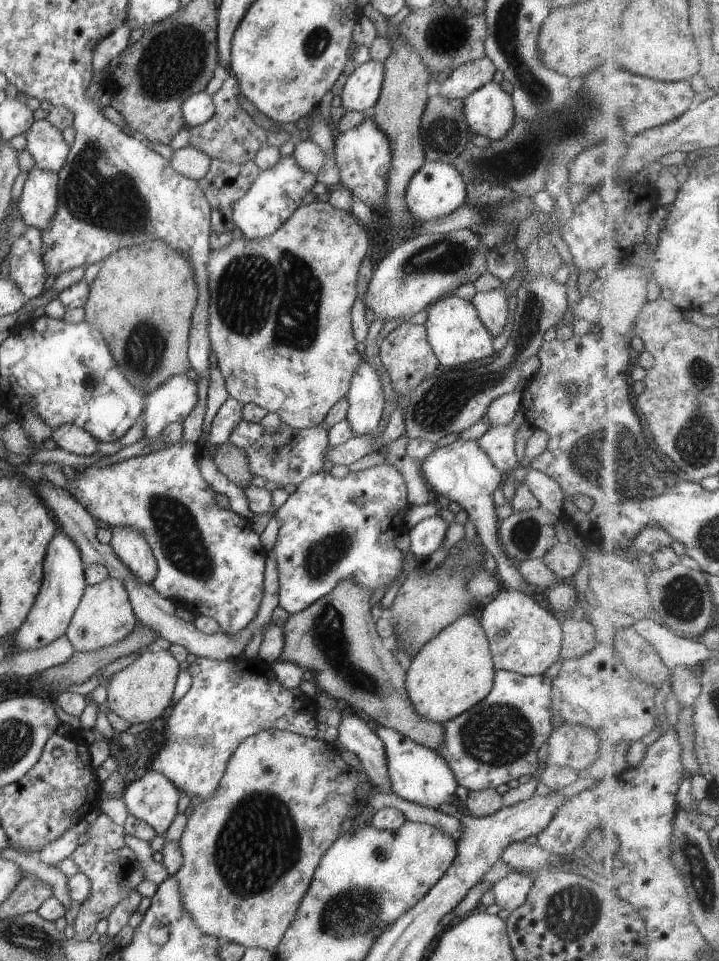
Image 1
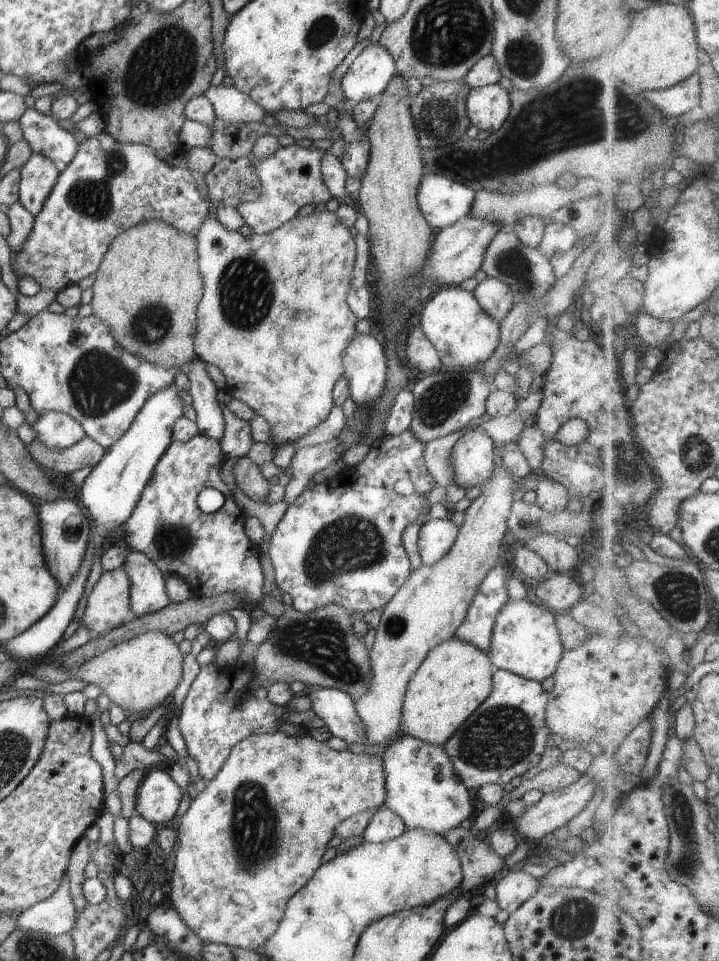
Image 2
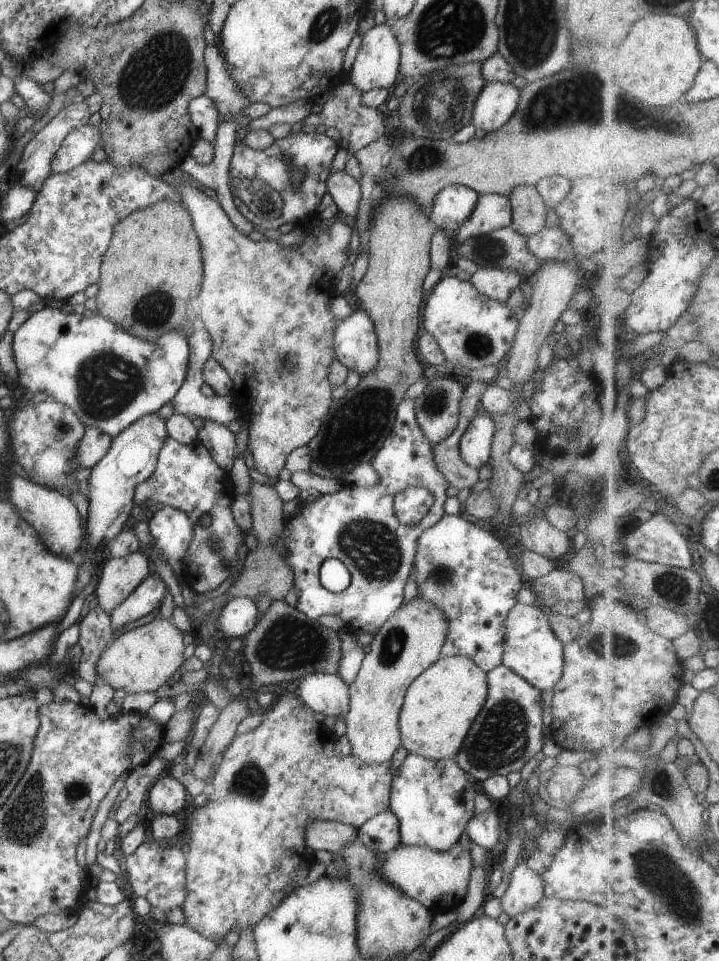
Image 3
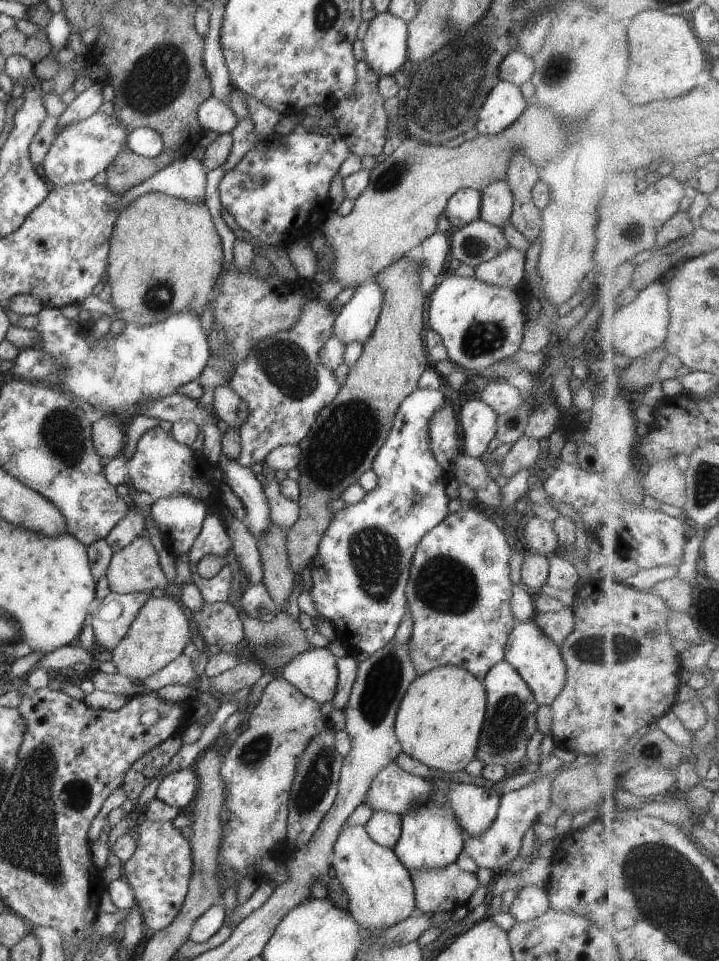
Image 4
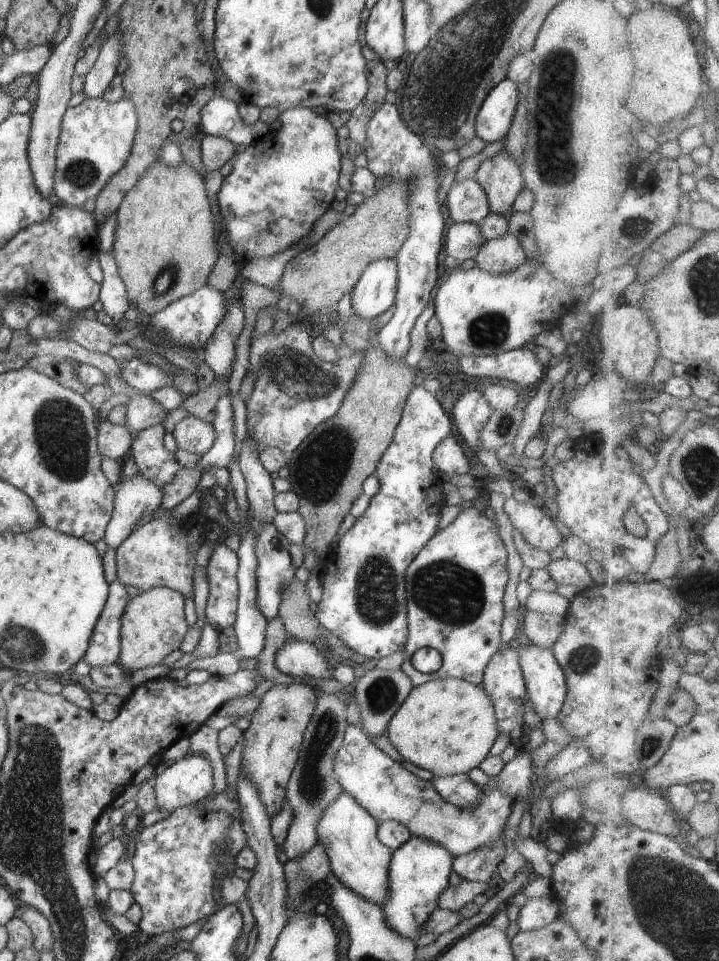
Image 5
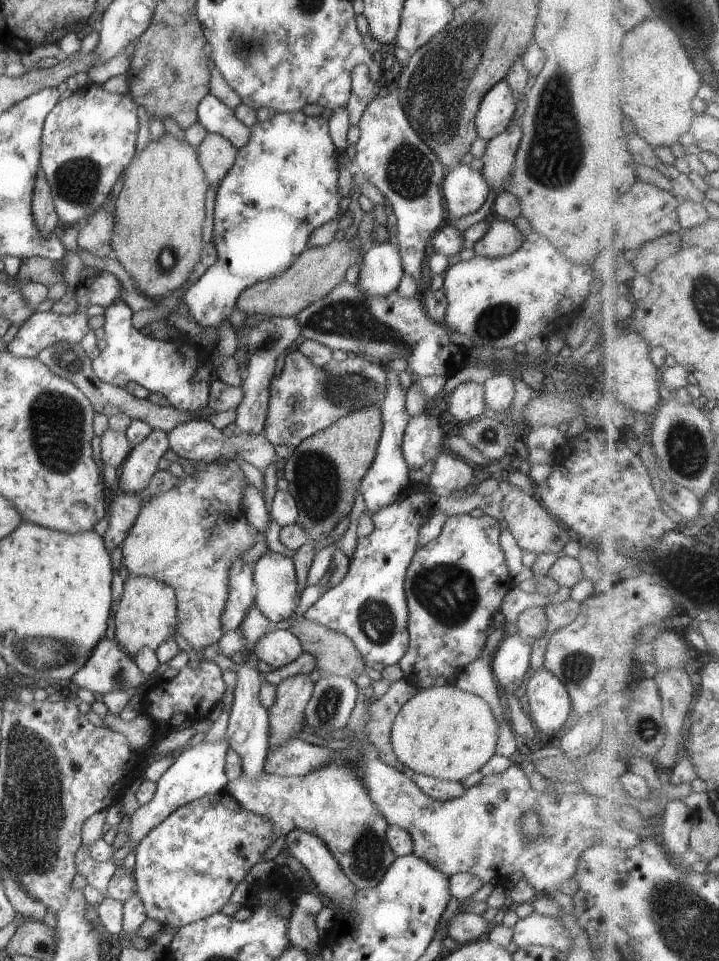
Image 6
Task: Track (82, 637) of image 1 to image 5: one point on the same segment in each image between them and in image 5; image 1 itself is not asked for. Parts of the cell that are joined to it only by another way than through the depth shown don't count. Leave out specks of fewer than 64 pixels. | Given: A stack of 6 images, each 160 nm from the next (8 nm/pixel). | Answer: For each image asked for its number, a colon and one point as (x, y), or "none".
2: (107, 606)
3: (119, 576)
4: (133, 568)
5: (151, 555)

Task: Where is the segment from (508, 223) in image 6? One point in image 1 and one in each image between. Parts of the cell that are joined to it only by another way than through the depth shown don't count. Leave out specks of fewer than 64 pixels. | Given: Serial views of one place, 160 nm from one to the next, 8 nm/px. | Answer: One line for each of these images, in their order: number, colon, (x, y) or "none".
1: (491, 306)
2: (494, 297)
3: (497, 284)
4: (505, 270)
5: (498, 256)

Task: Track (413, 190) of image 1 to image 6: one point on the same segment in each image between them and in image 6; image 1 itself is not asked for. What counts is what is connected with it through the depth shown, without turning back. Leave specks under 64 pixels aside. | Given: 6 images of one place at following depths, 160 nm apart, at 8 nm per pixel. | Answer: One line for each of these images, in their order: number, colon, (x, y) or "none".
2: (441, 200)
3: (454, 203)
4: (462, 206)
5: (466, 202)
6: (464, 190)

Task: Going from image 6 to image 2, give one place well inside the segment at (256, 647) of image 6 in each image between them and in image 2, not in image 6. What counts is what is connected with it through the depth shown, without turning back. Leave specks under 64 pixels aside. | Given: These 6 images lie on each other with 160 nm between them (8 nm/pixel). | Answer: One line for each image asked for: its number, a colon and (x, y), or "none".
2: (336, 709)
3: (321, 692)
4: (313, 672)
5: (302, 659)

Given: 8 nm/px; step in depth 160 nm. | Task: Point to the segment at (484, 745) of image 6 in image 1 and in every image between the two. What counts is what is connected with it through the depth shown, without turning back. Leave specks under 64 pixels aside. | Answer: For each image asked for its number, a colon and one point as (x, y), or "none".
1: (452, 671)
2: (454, 678)
3: (439, 705)
4: (438, 720)
5: (446, 725)

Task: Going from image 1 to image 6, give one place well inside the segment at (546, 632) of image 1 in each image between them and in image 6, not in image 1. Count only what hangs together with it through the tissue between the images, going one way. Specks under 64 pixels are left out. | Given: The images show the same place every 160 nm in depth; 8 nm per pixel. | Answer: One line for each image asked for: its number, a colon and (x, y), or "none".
2: (524, 641)
3: (530, 649)
4: (537, 660)
5: (545, 683)
6: (549, 705)

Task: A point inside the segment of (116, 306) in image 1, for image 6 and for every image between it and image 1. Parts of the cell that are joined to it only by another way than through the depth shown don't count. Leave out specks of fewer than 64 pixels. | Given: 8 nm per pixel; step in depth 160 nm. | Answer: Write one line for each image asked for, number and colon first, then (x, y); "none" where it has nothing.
2: (146, 289)
3: (150, 275)
4: (164, 254)
5: (163, 246)
6: (158, 214)

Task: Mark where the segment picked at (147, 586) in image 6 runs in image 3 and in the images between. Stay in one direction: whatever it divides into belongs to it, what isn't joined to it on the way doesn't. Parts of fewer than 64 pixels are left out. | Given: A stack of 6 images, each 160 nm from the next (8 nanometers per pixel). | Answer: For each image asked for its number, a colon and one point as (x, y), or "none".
3: (140, 660)
4: (159, 632)
5: (152, 624)

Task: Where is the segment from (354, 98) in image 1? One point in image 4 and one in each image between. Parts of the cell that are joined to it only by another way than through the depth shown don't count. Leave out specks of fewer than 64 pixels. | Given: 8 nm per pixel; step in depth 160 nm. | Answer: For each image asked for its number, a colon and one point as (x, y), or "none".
2: (368, 74)
3: (375, 65)
4: (384, 44)

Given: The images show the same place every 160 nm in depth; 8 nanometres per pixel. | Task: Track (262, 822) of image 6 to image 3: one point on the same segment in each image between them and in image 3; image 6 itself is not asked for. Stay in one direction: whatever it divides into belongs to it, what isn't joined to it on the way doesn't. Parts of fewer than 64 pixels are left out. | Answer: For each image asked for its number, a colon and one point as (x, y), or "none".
3: (155, 871)
4: (159, 870)
5: (174, 869)

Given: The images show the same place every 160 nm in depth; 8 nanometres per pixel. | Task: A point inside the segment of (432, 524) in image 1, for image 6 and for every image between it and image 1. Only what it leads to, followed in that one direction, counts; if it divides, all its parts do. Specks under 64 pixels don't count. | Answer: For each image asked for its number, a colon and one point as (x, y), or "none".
2: (435, 537)
3: (464, 570)
4: (457, 591)
5: (454, 585)
6: (454, 583)

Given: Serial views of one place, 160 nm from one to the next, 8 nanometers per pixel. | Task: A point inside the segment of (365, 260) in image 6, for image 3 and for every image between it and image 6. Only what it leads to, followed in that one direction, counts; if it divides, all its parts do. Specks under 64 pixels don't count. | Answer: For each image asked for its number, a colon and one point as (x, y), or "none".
3: (355, 346)
4: (356, 319)
5: (374, 292)

